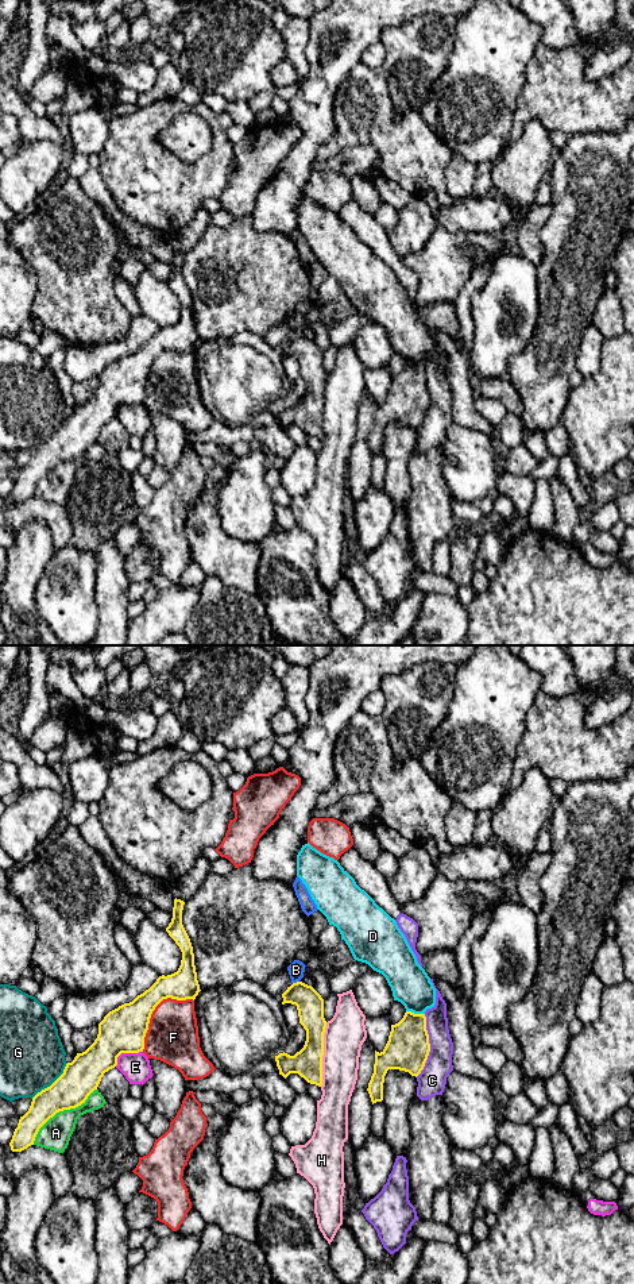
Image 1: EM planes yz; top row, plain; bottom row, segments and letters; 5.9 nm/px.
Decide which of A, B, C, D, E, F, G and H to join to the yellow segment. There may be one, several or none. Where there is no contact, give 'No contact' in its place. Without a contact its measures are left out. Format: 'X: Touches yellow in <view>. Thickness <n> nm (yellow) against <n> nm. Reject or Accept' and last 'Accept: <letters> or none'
A: Touches yellow in yz. Thickness 220 nm (yellow) against 180 nm. Reject
B: Touches yellow in yz. Thickness 160 nm (yellow) against 100 nm. Reject
C: Touches yellow in yz. Thickness 260 nm (yellow) against 170 nm. Reject
D: Touches yellow in yz. Thickness 260 nm (yellow) against 240 nm. Reject
E: Touches yellow in yz. Thickness 260 nm (yellow) against 170 nm. Reject
F: Touches yellow in yz. Thickness 260 nm (yellow) against 300 nm. Reject
G: Touches yellow in yz. Thickness 220 nm (yellow) against 380 nm. Reject
H: Touches yellow in yz. Thickness 180 nm (yellow) against 240 nm. Reject
Accept: none

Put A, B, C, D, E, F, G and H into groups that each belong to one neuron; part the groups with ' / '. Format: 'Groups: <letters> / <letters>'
Groups: A / B / C / D / E / F / G / H

